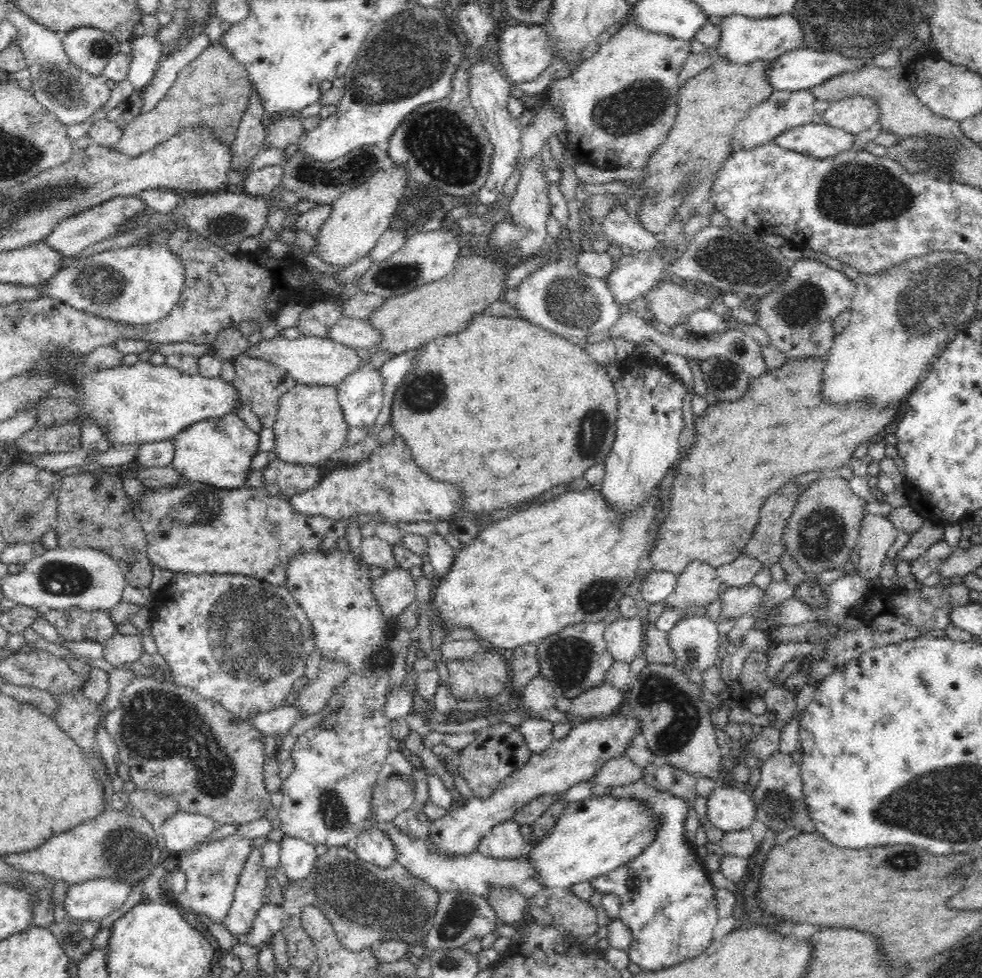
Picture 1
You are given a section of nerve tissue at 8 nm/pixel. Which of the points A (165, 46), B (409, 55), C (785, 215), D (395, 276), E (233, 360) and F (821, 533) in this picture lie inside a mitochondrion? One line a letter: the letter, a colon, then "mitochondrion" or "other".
A: other
B: mitochondrion
C: other
D: mitochondrion
E: other
F: mitochondrion

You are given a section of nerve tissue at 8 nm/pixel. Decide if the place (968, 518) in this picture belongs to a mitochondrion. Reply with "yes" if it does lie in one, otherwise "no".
no

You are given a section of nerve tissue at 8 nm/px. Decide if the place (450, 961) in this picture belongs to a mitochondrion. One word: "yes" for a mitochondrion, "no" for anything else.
yes

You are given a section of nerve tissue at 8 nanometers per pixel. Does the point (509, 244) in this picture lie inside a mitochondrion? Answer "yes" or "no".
yes

